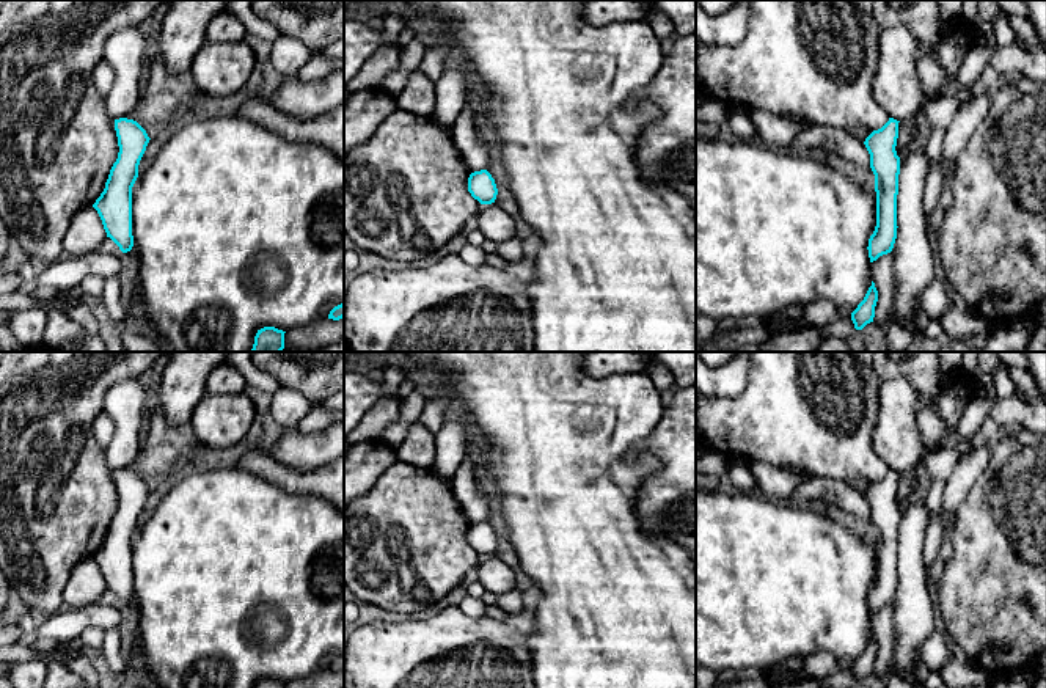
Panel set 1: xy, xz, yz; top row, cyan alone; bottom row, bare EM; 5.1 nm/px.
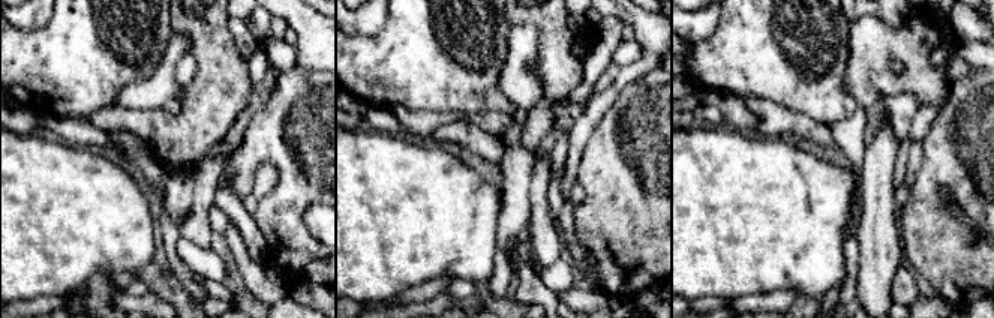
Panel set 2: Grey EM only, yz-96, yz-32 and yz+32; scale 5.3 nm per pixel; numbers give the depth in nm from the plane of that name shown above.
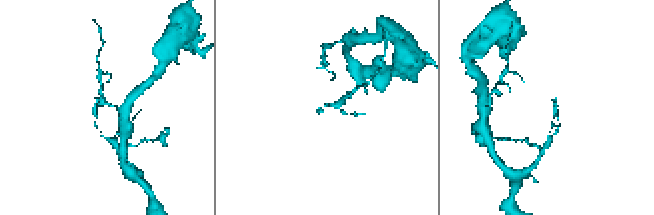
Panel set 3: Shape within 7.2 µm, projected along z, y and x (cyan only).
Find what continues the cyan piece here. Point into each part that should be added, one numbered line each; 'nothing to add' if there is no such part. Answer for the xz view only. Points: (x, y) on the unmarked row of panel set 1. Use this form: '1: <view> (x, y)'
nothing to add

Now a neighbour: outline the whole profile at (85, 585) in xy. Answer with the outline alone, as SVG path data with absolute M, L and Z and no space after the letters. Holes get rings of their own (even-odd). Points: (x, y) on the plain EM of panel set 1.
M86 558L71 572L63 591L63 605L80 608L96 602L107 589L102 572L93 558Z

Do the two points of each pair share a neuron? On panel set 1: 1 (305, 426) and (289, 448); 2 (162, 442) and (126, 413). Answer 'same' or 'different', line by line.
1: different
2: different

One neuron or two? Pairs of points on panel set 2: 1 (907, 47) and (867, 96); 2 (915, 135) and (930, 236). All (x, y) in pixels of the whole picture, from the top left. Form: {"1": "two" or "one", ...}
{"1": "one", "2": "two"}

